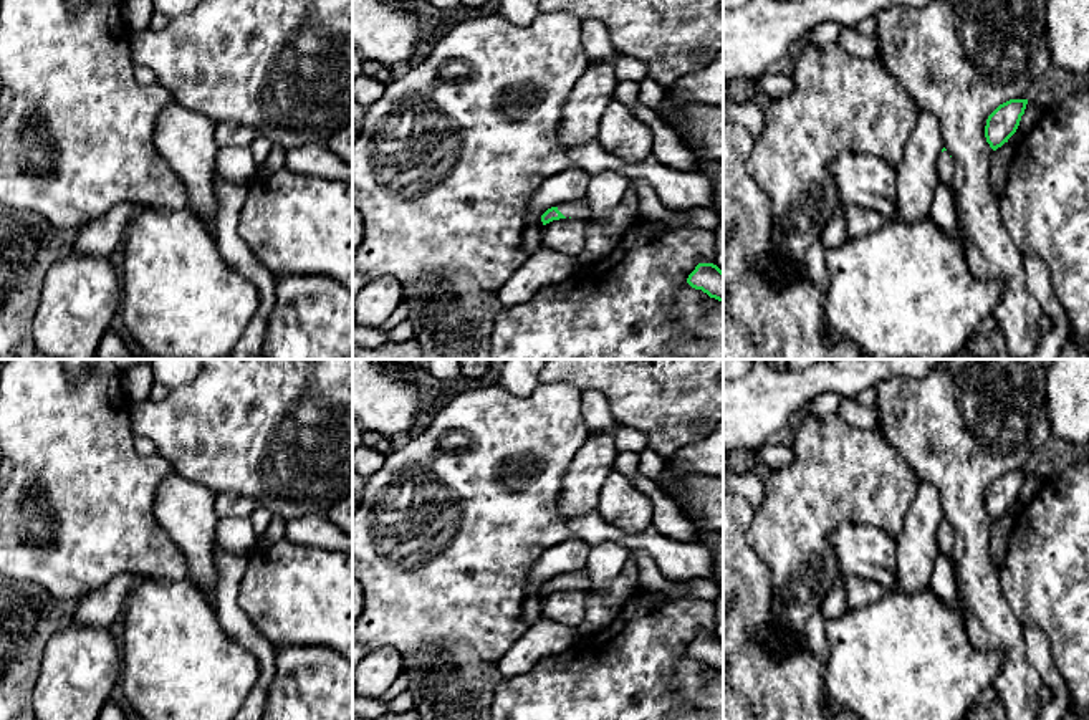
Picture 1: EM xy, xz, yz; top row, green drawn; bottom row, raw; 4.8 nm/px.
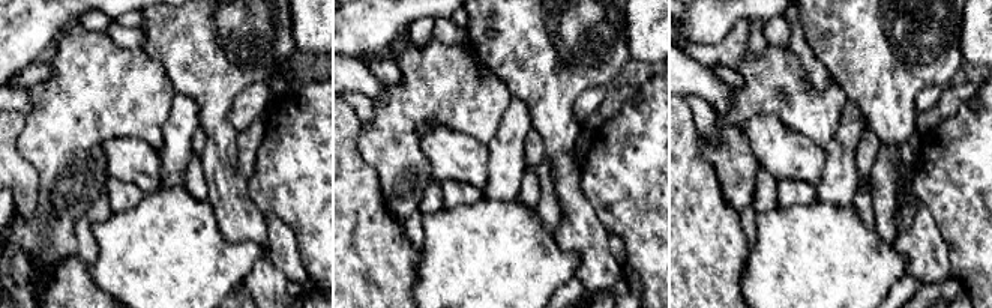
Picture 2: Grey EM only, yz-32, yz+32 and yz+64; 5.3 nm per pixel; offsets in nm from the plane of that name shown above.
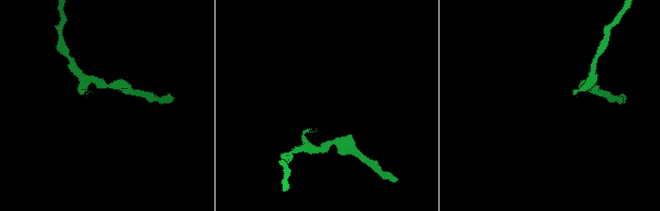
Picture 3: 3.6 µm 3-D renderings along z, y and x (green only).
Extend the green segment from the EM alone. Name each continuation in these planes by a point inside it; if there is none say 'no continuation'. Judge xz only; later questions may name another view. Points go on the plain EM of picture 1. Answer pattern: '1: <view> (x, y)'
1: xz (580, 580)

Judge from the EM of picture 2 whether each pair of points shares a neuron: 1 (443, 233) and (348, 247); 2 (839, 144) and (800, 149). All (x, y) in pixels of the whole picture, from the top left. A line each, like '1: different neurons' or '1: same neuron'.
1: different neurons
2: different neurons

